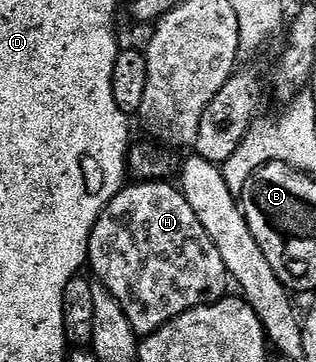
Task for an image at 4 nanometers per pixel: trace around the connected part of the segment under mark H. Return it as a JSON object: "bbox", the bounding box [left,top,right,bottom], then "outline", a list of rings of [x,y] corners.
{"bbox":[87,181,229,337],"outline":[[[135,181],[132,187],[131,184],[124,186],[99,215],[87,243],[89,267],[95,270],[94,278],[107,286],[111,294],[108,296],[121,305],[125,317],[129,317],[129,325],[139,337],[153,334],[158,327],[164,327],[189,309],[216,303],[228,294],[229,276],[217,245],[209,233],[205,233],[201,221],[197,221],[197,213],[183,200],[180,188],[170,187],[169,183]]]}

